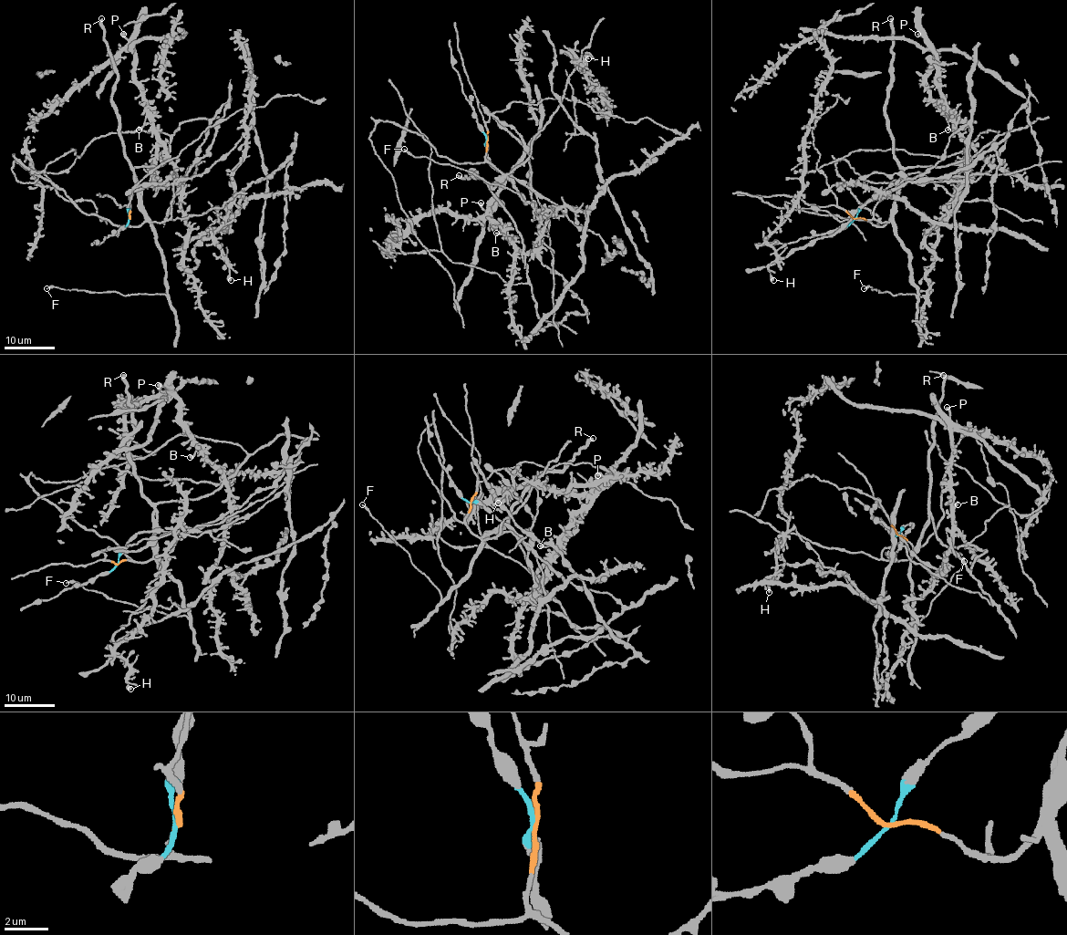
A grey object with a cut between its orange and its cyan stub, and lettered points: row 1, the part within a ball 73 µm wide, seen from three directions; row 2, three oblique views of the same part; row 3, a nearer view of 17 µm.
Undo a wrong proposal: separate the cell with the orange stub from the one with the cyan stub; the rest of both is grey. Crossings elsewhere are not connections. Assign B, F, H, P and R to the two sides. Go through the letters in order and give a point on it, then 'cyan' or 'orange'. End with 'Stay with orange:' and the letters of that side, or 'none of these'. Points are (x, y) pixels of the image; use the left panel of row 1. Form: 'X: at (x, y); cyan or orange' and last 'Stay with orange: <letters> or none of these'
B: at (139, 129); orange
F: at (46, 288); orange
H: at (231, 280); orange
P: at (123, 34); orange
R: at (101, 18); orange
Stay with orange: B, F, H, P, R

